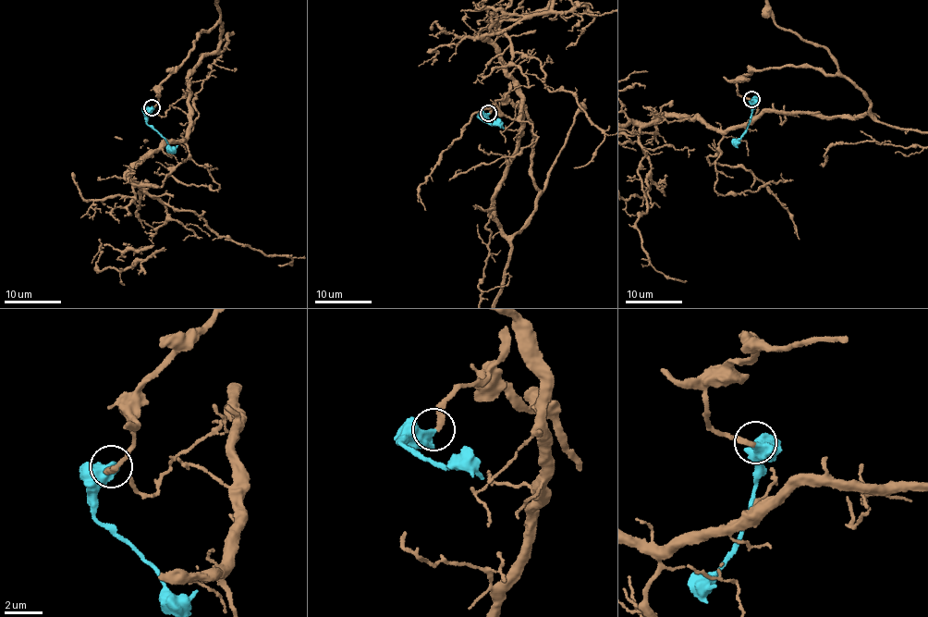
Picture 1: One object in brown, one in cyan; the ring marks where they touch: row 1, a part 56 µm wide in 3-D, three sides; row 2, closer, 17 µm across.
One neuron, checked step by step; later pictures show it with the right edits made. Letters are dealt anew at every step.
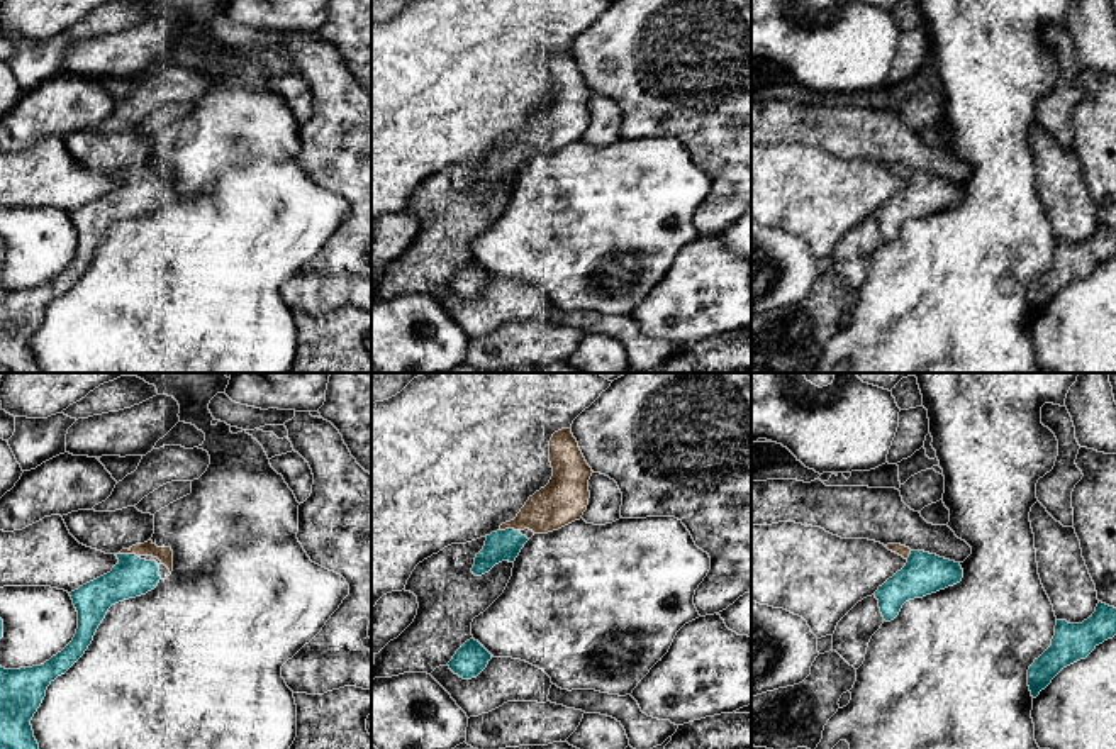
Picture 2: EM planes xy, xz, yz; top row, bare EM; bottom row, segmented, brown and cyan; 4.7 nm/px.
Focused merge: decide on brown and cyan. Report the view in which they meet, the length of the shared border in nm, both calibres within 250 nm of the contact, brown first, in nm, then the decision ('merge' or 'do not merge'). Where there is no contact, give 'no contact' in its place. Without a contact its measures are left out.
meets brown in xy; contact 100 nm long; 80 nm thick on the brown side, 190 nm on the other; merge

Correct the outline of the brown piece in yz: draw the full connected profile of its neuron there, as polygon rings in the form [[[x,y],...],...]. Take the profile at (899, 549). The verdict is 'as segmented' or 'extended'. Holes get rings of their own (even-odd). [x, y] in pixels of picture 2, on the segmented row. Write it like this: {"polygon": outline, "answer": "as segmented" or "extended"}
{"polygon": [[[901,544],[885,547],[907,561],[875,591],[885,622],[894,620],[906,602],[953,586],[963,578],[960,563],[924,551],[911,551]]], "answer": "extended"}

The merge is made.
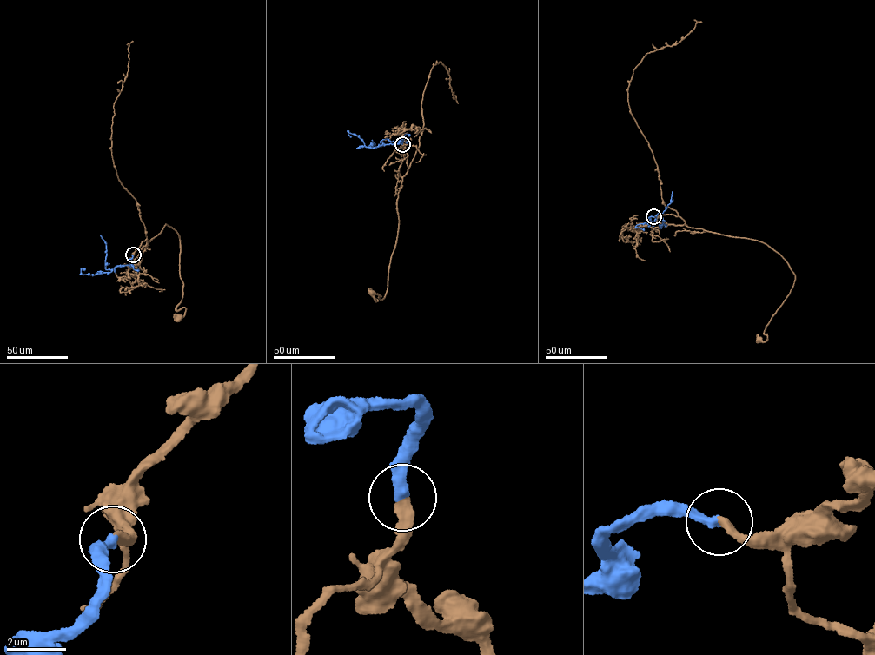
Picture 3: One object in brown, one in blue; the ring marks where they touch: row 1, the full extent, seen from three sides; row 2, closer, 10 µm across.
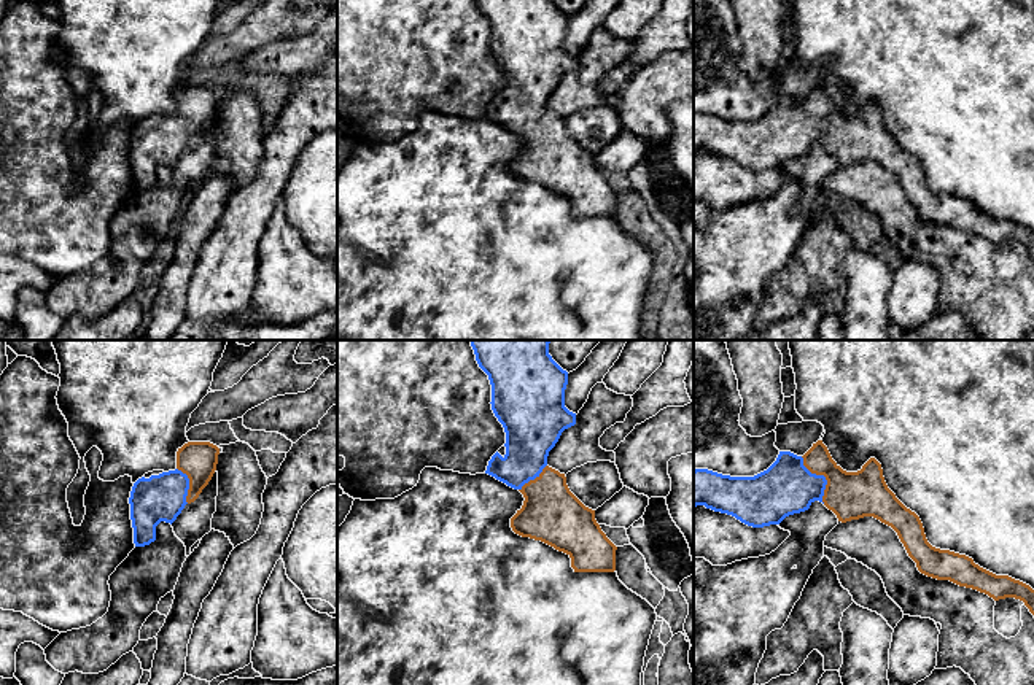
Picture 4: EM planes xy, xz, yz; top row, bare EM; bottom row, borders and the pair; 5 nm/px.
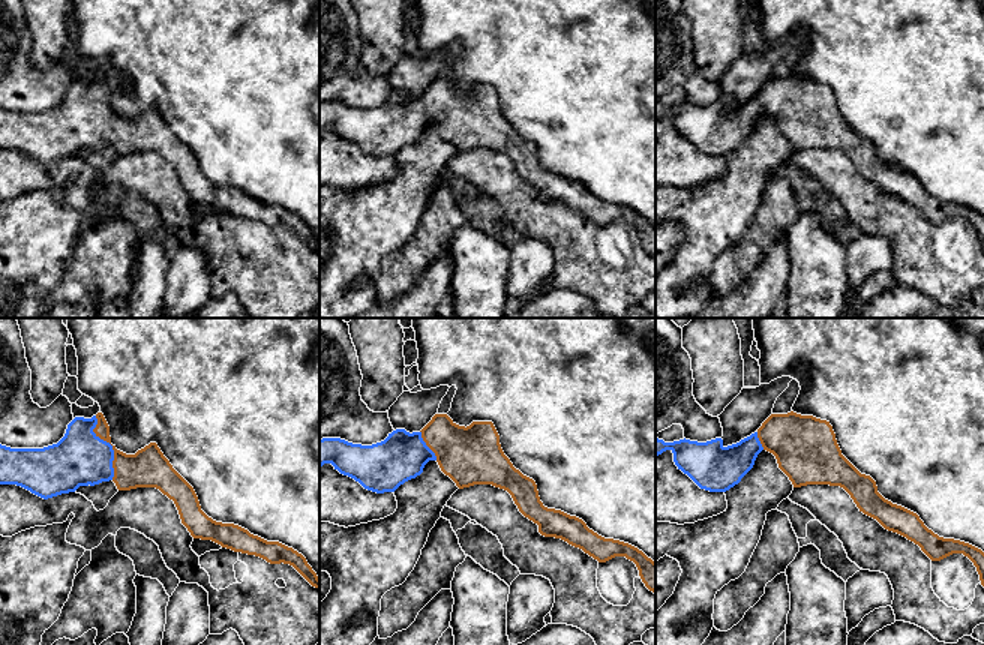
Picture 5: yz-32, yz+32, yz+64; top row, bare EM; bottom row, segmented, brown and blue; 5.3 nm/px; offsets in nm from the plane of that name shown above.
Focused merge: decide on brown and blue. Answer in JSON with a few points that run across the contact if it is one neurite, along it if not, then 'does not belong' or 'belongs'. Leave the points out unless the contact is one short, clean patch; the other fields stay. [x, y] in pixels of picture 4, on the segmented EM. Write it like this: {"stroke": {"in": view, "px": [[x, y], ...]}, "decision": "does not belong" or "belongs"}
{"decision": "belongs"}

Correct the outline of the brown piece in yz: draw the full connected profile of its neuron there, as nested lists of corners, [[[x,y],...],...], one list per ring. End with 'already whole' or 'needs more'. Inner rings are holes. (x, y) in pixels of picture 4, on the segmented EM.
[[[818,440],[803,456],[779,451],[776,461],[754,477],[730,477],[708,469],[694,470],[694,509],[705,505],[714,512],[732,515],[752,528],[779,524],[786,517],[808,510],[814,501],[822,502],[842,523],[873,517],[891,526],[921,574],[977,590],[994,601],[1020,599],[1034,615],[1034,590],[1029,585],[1009,575],[996,575],[966,555],[932,547],[926,539],[919,517],[888,488],[881,464],[875,458],[870,458],[861,470],[846,472],[832,459],[822,440]]]; needs more

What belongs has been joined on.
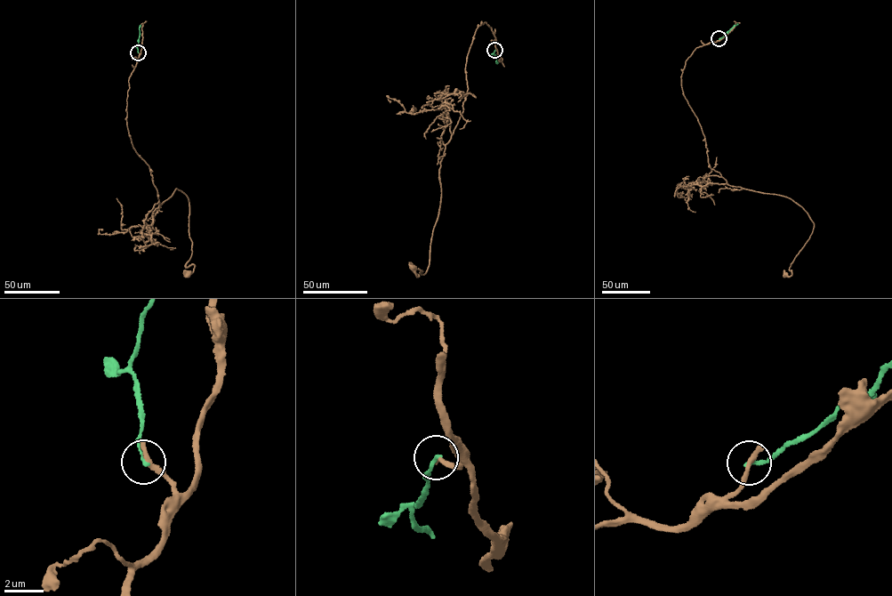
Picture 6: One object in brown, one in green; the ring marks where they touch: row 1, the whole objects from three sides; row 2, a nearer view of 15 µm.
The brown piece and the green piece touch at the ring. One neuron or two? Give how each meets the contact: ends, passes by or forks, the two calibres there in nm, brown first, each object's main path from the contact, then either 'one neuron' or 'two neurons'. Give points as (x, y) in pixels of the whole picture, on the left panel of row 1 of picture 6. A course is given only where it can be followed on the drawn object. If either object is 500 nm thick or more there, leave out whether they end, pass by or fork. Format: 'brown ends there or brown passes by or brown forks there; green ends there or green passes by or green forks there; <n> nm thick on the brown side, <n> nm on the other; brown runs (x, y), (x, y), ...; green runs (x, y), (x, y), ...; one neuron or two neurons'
brown ends there; green ends there; 320 nm thick on the brown side, 200 nm on the other; brown runs (138, 52), (129, 135), (151, 171), (158, 208), (176, 188), (187, 196), (186, 266), (194, 265), (187, 273); green runs (138, 52), (140, 25); two neurons

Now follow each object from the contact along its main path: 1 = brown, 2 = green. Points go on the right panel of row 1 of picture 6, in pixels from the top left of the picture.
1: (719, 38), (686, 61), (683, 93), (711, 168), (727, 184), (791, 198), (814, 223), (785, 274)
2: (719, 38), (738, 23)

